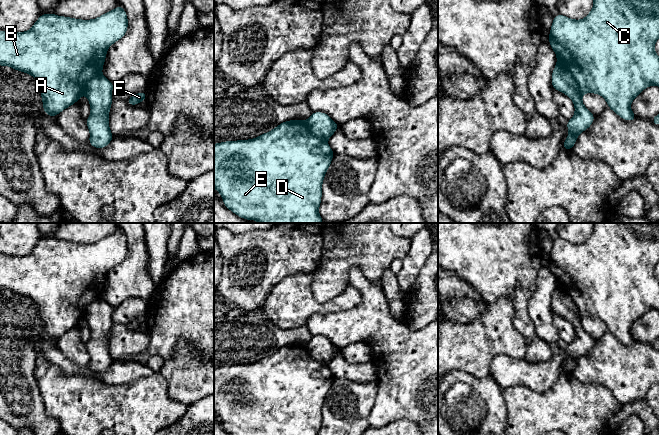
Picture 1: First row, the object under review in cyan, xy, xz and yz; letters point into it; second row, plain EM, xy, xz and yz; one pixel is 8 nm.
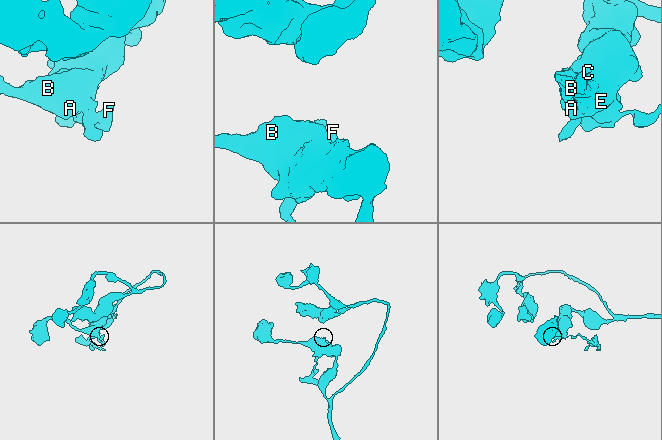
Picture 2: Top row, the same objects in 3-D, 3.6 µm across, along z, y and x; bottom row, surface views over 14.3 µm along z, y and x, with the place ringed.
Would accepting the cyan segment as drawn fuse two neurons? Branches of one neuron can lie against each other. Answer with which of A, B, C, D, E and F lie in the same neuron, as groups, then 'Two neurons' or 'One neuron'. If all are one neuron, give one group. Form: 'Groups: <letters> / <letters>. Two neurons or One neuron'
Groups: A B C D E / F. Two neurons

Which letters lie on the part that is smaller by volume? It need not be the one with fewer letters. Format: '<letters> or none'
F

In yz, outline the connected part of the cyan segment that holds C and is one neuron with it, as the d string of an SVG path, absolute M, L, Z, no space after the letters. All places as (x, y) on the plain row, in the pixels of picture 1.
M593 223L593 225L593 232L584 243L570 243L561 238L553 242L549 256L550 271L556 278L557 288L571 297L582 318L595 317L601 319L606 324L608 331L622 343L625 345L636 344L637 341L630 333L632 325L641 318L645 312L653 309L659 311L659 281L654 274L655 267L659 263L659 223Z

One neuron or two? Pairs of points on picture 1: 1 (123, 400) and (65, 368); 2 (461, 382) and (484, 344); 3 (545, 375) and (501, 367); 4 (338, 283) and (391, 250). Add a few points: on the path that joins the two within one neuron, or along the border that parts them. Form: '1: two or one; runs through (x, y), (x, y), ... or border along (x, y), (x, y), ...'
1: two; border along (55, 365), (65, 375), (89, 375), (100, 380)
2: two; border along (448, 372), (462, 370), (477, 377), (489, 375)
3: one; runs through (534, 375), (512, 372)
4: one; runs through (344, 267), (355, 256), (375, 250)

